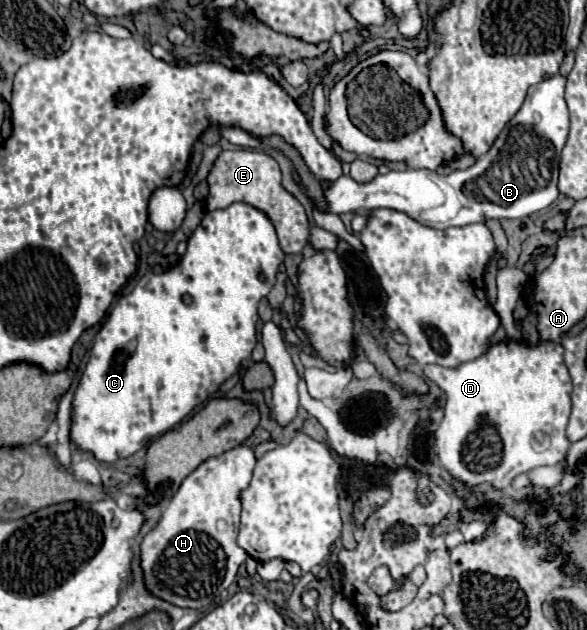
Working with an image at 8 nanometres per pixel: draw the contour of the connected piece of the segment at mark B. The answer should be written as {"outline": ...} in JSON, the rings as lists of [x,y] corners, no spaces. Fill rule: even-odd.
{"outline":[[[556,74],[530,86],[522,108],[500,132],[494,146],[470,168],[454,170],[448,176],[420,168],[408,168],[402,172],[390,170],[388,174],[378,174],[374,180],[364,184],[352,180],[350,176],[340,176],[324,190],[328,210],[334,214],[344,214],[390,208],[404,212],[424,226],[444,230],[486,220],[518,220],[550,208],[560,196],[560,190],[556,188],[560,174],[560,152],[568,140],[570,128],[568,106],[564,104],[564,84],[566,78]],[[528,170],[532,178],[528,178]]]}

